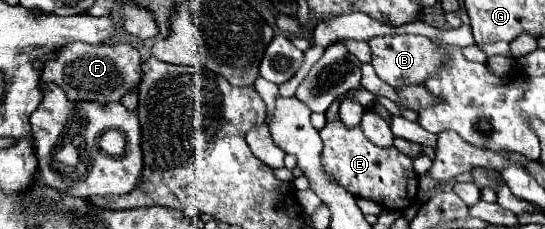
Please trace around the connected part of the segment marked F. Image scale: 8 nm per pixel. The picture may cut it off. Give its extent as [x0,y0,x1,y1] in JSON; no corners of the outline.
[42,42,142,104]

